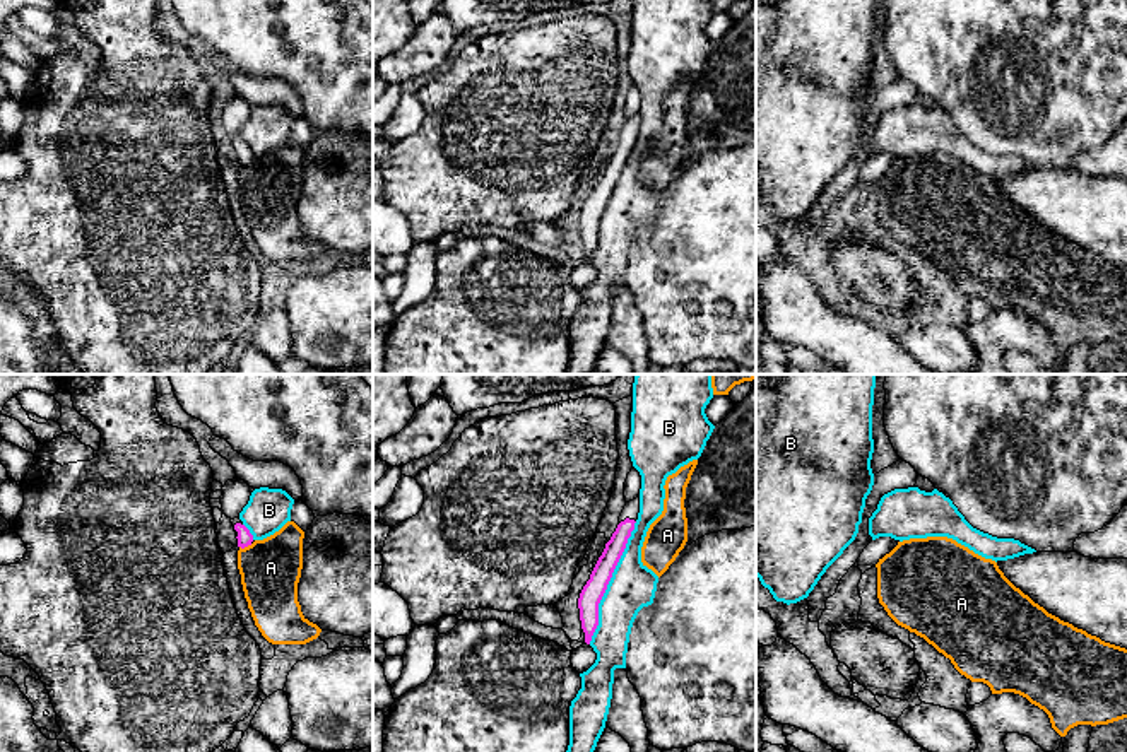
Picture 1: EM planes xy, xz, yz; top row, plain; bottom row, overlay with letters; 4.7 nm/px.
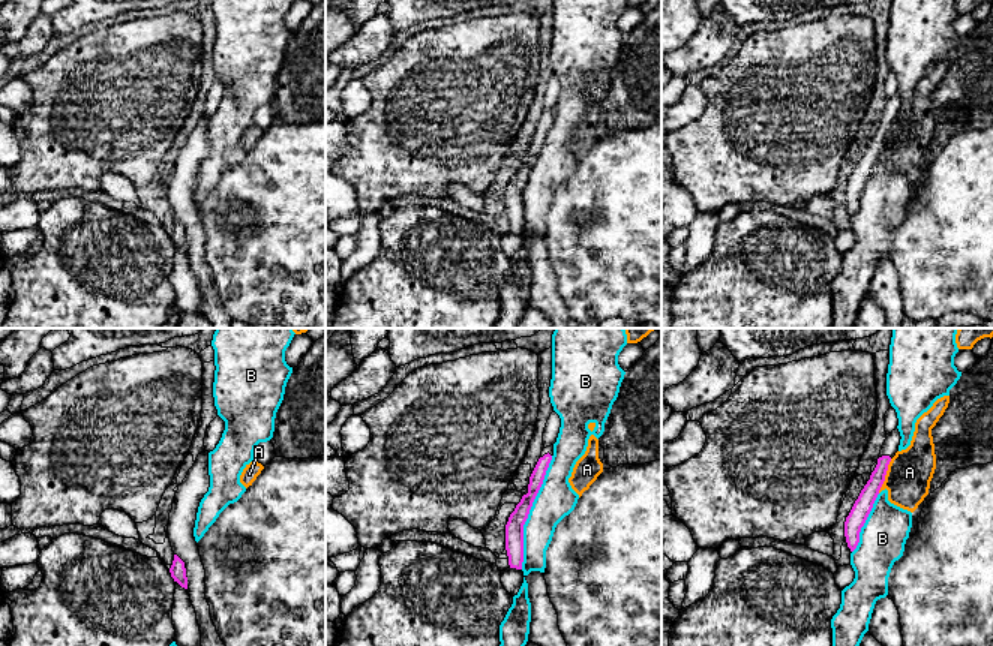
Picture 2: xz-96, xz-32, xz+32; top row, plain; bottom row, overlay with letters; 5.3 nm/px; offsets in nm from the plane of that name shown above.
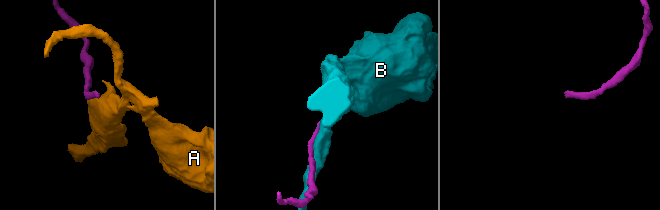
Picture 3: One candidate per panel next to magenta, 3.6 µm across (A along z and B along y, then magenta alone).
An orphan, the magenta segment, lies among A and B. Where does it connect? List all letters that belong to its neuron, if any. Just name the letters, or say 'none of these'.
none of these

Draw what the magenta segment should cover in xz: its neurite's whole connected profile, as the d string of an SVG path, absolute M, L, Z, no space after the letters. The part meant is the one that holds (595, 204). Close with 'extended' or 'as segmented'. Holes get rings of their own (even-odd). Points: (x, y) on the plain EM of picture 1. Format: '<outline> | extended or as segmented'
M640 115L626 120L619 133L619 142L616 149L612 150L611 157L605 161L605 166L590 191L590 197L587 198L587 202L580 210L578 226L580 226L580 238L587 261L590 261L592 253L599 243L599 220L626 166L628 156L634 147L638 130L640 130Z | extended

